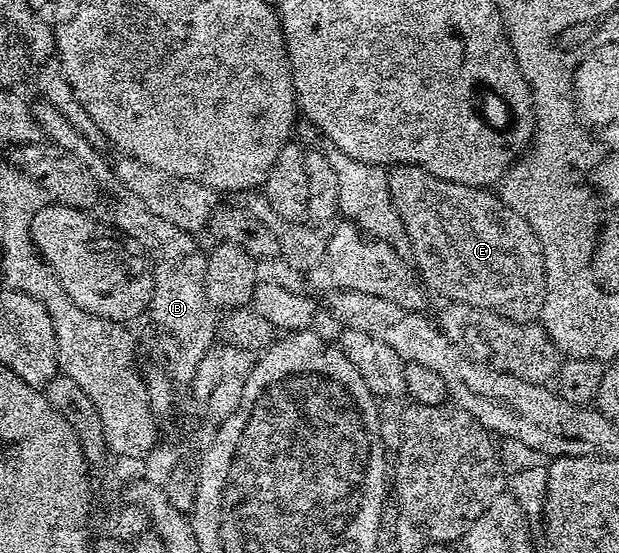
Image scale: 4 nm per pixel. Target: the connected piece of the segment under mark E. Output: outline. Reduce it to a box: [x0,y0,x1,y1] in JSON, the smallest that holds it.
[387,163,546,323]

